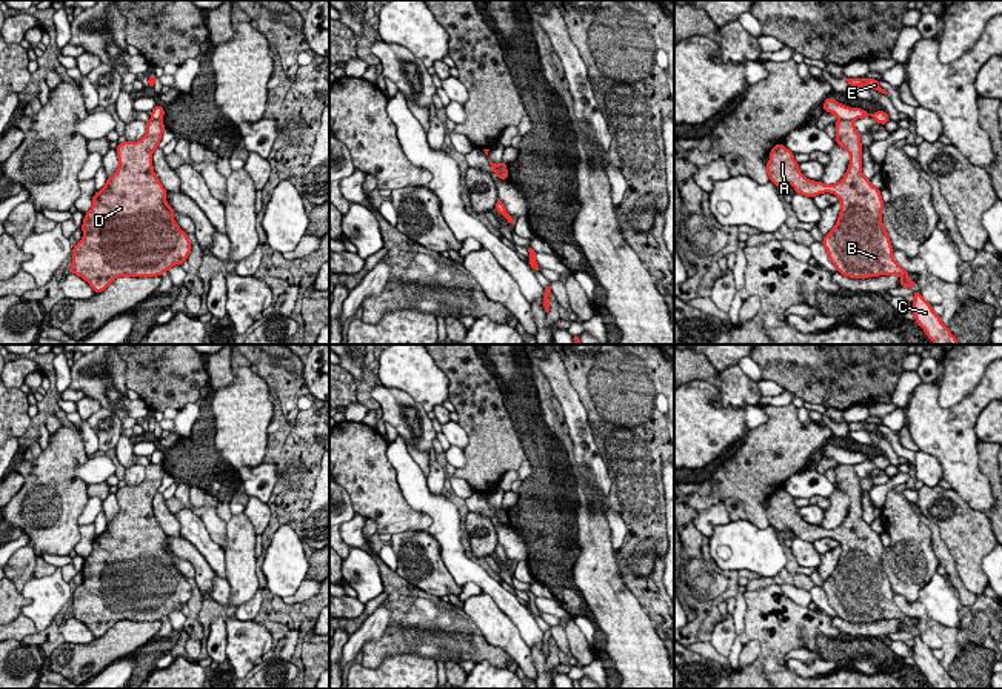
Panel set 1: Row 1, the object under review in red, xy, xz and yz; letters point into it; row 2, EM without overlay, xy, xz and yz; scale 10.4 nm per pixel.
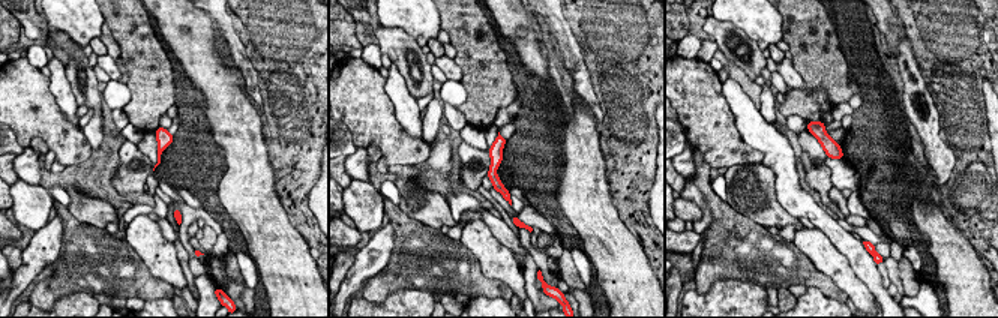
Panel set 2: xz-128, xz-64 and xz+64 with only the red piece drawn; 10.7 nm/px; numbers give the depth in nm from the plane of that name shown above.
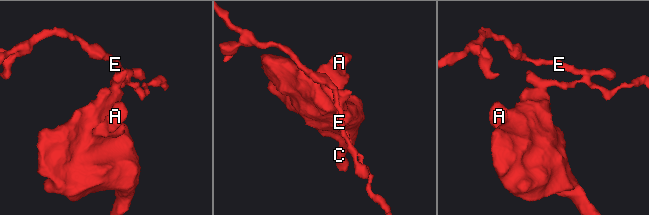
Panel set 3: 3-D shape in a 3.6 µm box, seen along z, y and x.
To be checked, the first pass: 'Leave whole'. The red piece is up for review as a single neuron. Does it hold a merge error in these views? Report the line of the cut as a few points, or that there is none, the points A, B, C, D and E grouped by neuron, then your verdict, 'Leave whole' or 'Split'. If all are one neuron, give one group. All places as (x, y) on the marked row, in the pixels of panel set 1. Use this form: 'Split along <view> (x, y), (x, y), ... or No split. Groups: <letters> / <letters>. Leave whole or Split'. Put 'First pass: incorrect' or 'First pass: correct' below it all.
Split along yz (838, 119), (848, 119), (851, 122). Groups: A B C D / E. Split
First pass: incorrect

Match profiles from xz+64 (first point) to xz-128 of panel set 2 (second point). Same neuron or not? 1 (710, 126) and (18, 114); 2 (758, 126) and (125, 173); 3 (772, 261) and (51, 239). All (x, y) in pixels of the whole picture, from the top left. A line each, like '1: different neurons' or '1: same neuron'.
1: same neuron
2: different neurons
3: different neurons

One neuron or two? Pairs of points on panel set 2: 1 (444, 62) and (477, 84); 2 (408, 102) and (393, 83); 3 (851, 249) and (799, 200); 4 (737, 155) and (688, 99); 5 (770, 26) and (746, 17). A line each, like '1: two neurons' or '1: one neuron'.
1: two neurons
2: one neuron
3: one neuron
4: one neuron
5: one neuron

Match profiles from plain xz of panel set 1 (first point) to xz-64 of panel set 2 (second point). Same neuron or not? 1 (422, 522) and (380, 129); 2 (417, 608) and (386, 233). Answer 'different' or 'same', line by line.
1: same
2: different

